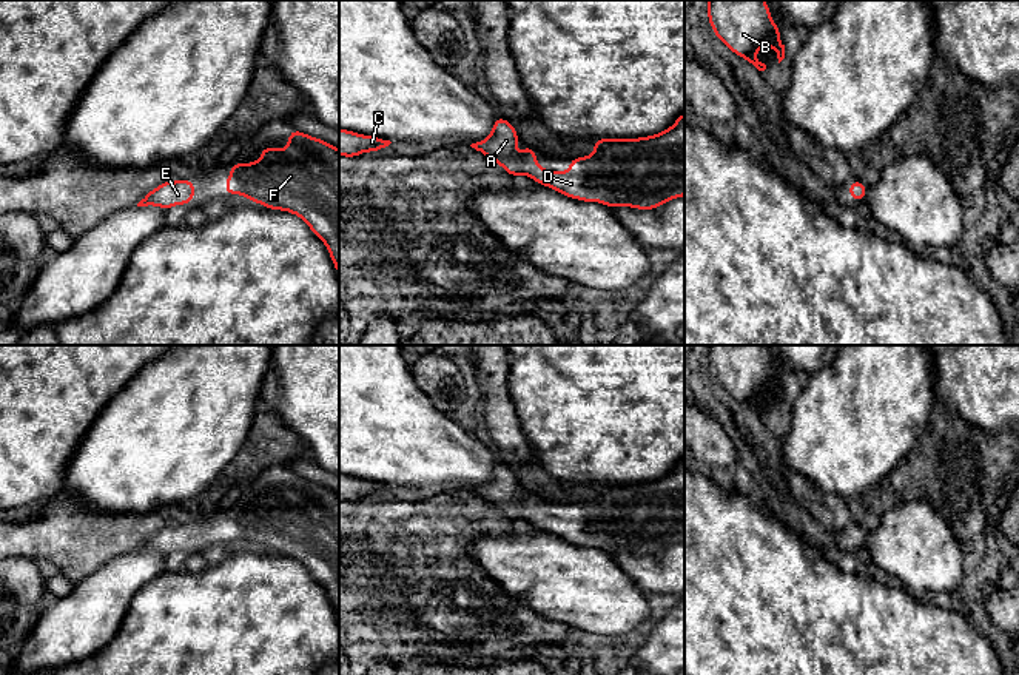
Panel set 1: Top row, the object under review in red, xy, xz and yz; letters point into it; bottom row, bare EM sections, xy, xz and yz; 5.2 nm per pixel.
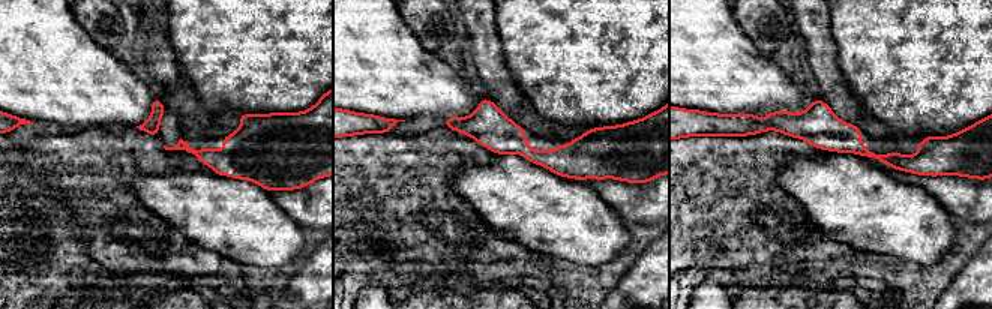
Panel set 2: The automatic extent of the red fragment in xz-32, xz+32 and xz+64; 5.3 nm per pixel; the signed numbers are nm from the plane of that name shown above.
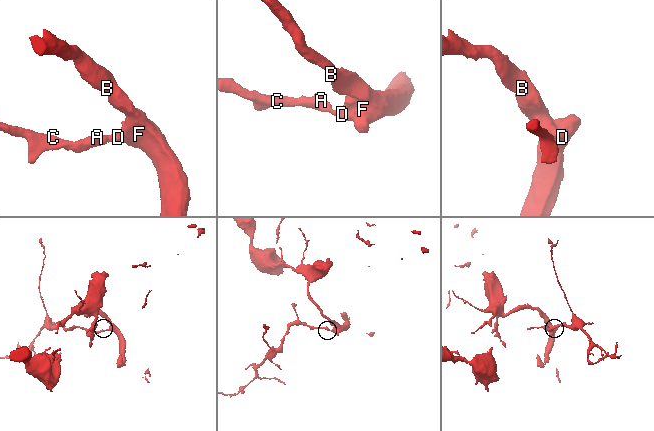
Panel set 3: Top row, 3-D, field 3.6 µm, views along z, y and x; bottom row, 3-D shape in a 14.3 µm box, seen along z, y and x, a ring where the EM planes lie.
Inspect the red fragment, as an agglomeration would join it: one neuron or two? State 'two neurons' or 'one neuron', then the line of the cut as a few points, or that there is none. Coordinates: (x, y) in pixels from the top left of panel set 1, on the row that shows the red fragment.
one neuron | no cut

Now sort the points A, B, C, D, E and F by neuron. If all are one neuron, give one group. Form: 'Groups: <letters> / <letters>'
Groups: A B C D E F

